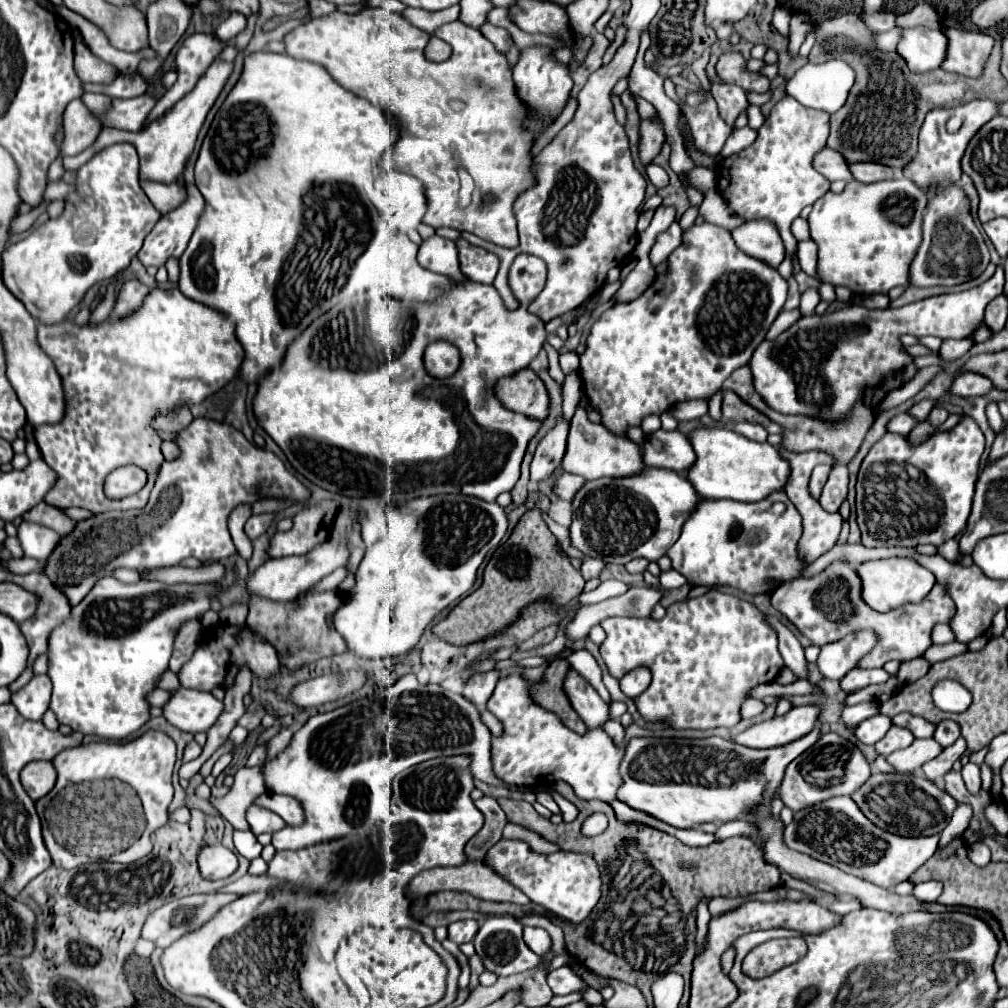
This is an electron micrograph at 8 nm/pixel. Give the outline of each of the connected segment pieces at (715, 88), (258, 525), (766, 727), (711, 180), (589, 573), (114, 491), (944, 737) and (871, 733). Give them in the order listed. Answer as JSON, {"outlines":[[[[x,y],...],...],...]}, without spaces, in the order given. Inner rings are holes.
{"outlines":[[[[715,82],[711,86],[711,94],[719,106],[721,118],[729,124],[729,128],[735,128],[735,120],[741,114],[743,108],[749,106],[745,90],[737,84],[719,84]]],[[[273,514],[251,516],[249,522],[247,522],[247,528],[245,528],[245,534],[247,534],[251,540],[257,538],[257,536],[261,536],[261,534],[267,530],[267,526],[271,524],[271,520],[273,520]]],[[[815,704],[795,706],[785,716],[771,718],[767,722],[755,724],[749,730],[737,734],[733,738],[733,742],[741,744],[741,746],[749,746],[749,748],[785,746],[785,744],[809,734],[817,724],[819,714],[821,714],[821,708]]],[[[695,168],[693,172],[689,172],[689,182],[695,184],[695,188],[701,188],[703,192],[709,192],[711,188],[715,188],[717,178],[713,170],[707,168]]],[[[585,558],[583,566],[581,566],[581,572],[583,572],[585,580],[589,580],[589,578],[597,578],[605,568],[607,568],[607,564],[605,564],[603,560],[597,560],[597,558]]],[[[123,466],[117,468],[105,480],[105,496],[121,498],[127,494],[135,494],[145,486],[145,472],[137,466]]],[[[943,720],[937,724],[937,730],[933,734],[933,738],[945,748],[945,746],[951,746],[957,738],[961,736],[959,732],[959,724],[953,722],[953,720]]],[[[877,714],[877,716],[873,716],[873,718],[863,720],[863,722],[855,728],[855,736],[857,736],[857,740],[863,742],[863,744],[875,744],[877,740],[881,740],[881,738],[887,734],[889,728],[891,728],[891,718]]]]}

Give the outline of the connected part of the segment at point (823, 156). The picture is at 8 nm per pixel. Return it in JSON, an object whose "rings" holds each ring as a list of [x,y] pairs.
{"rings":[[[821,148],[815,156],[813,156],[813,168],[823,174],[829,182],[833,180],[849,180],[849,168],[845,164],[845,160],[841,160],[841,154],[831,150],[831,148]]]}

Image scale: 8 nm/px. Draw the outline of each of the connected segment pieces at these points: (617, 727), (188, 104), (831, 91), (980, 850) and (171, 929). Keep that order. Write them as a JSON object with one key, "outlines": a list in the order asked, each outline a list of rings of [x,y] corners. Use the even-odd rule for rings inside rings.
{"outlines":[[[[607,720],[605,724],[601,724],[601,730],[611,736],[611,740],[615,742],[615,746],[623,746],[625,730],[623,730],[623,726],[619,724],[619,720]]],[[[215,60],[207,72],[199,78],[197,86],[185,96],[181,98],[169,112],[165,112],[161,118],[153,120],[149,124],[149,128],[141,130],[141,132],[117,132],[117,130],[101,130],[99,138],[87,148],[83,150],[81,154],[73,156],[73,158],[65,158],[63,164],[65,164],[65,170],[77,170],[81,168],[87,160],[91,160],[91,156],[95,156],[97,152],[101,152],[103,148],[115,144],[115,142],[131,142],[137,152],[139,152],[139,180],[143,182],[161,182],[161,184],[173,184],[177,182],[181,176],[183,176],[183,170],[185,170],[185,164],[193,152],[193,146],[195,146],[195,140],[197,140],[197,134],[205,122],[205,116],[207,112],[211,110],[213,102],[217,100],[219,92],[223,90],[229,74],[231,74],[231,62],[221,62],[221,60]]],[[[829,60],[825,64],[805,64],[803,68],[799,68],[785,84],[785,92],[789,96],[793,96],[795,100],[799,100],[803,106],[807,108],[813,108],[813,110],[823,110],[823,112],[837,112],[845,100],[847,100],[847,94],[853,86],[853,80],[855,80],[855,72],[849,64],[841,62],[841,60]]],[[[984,842],[968,846],[967,853],[969,859],[979,867],[985,867],[991,861],[990,849]]],[[[213,892],[213,894],[193,894],[193,896],[185,896],[185,898],[177,898],[157,910],[153,910],[149,914],[149,918],[143,924],[141,930],[141,938],[151,940],[157,948],[167,948],[169,944],[173,944],[177,938],[181,938],[183,934],[197,930],[199,926],[203,926],[207,920],[211,920],[215,916],[215,912],[225,906],[227,902],[237,900],[237,894],[223,894],[223,892]]]]}

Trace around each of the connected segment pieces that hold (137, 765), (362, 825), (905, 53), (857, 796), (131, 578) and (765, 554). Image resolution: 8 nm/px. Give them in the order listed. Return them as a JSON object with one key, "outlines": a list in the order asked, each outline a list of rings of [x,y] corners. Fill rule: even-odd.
{"outlines":[[[[149,730],[141,734],[139,738],[131,742],[91,742],[91,744],[81,744],[77,748],[65,748],[53,758],[53,766],[57,770],[57,784],[55,788],[41,800],[35,802],[37,812],[41,818],[43,842],[51,854],[53,866],[57,868],[77,868],[81,864],[81,854],[67,852],[63,846],[59,846],[47,824],[43,823],[45,806],[51,802],[51,798],[67,786],[67,782],[85,782],[85,780],[99,780],[99,778],[117,778],[129,786],[133,786],[143,802],[145,818],[147,818],[147,828],[145,828],[145,838],[151,836],[157,828],[161,828],[167,822],[167,806],[173,798],[173,766],[175,766],[175,742],[165,734],[157,730]]],[[[415,674],[403,676],[391,688],[381,690],[381,694],[377,694],[377,698],[373,698],[371,702],[355,700],[337,710],[309,718],[303,728],[293,734],[289,746],[261,768],[269,792],[293,796],[303,804],[305,810],[305,822],[301,826],[287,826],[281,832],[273,834],[275,850],[301,850],[321,842],[367,832],[371,826],[381,822],[383,814],[389,810],[391,782],[401,770],[425,762],[429,758],[455,754],[473,756],[471,772],[475,778],[493,786],[505,786],[493,774],[491,732],[481,722],[481,712],[477,710],[477,706],[461,694],[445,690],[437,684],[421,686]]],[[[925,26],[903,28],[897,54],[907,62],[911,72],[935,70],[945,58],[945,34]]],[[[873,774],[853,794],[853,800],[873,824],[901,836],[939,834],[957,808],[957,802],[935,782],[911,774]]],[[[118,568],[113,572],[113,576],[124,583],[136,583],[141,580],[137,571]]],[[[783,490],[771,492],[765,500],[759,502],[735,502],[735,500],[699,500],[695,510],[689,514],[687,522],[681,528],[679,540],[669,548],[667,556],[673,562],[673,568],[681,572],[691,586],[735,586],[747,594],[763,594],[773,590],[775,586],[783,584],[785,580],[793,580],[805,568],[801,560],[797,560],[797,542],[801,538],[801,514],[785,496]],[[771,578],[775,584],[767,584],[765,580]]]]}

